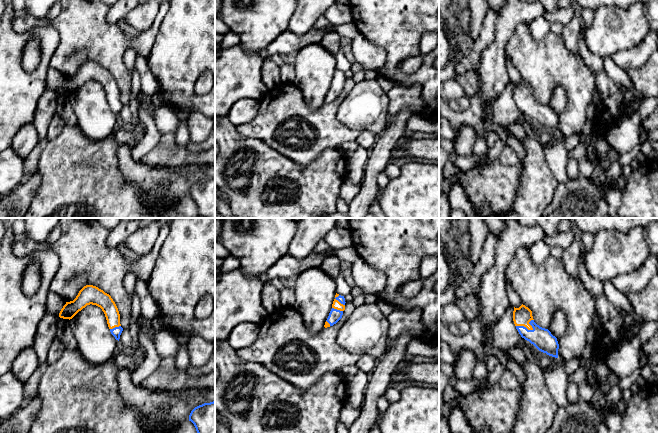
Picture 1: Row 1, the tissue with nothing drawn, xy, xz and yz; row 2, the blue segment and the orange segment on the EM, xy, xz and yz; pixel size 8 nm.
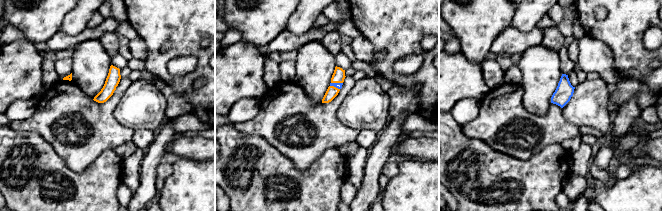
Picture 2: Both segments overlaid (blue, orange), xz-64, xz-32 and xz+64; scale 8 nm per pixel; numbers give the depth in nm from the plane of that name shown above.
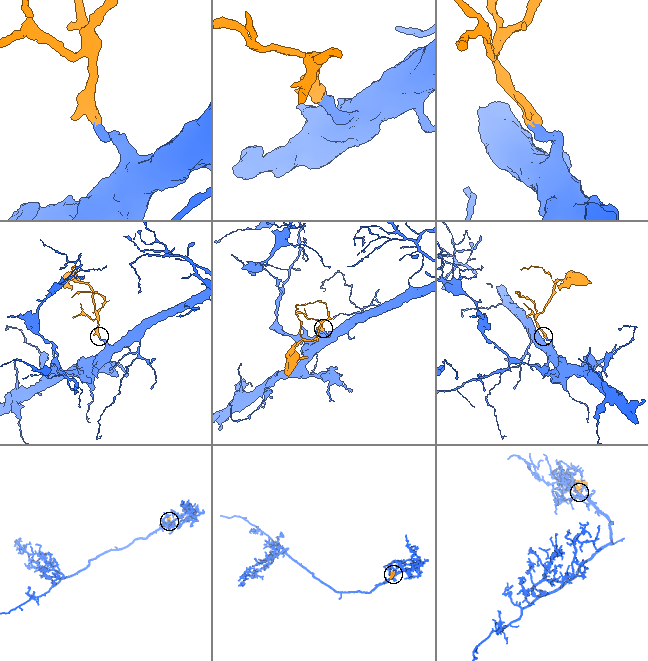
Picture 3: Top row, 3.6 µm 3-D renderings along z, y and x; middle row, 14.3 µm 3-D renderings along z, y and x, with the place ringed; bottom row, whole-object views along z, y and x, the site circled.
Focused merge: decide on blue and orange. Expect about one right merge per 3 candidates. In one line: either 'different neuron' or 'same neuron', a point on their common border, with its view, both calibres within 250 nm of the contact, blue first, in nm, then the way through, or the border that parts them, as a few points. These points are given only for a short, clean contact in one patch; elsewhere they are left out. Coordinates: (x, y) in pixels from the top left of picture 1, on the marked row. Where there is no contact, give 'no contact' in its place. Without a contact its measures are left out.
same neuron | yz (529, 330) | 170/150 nm | across yz (541, 338), (529, 330), (522, 316)

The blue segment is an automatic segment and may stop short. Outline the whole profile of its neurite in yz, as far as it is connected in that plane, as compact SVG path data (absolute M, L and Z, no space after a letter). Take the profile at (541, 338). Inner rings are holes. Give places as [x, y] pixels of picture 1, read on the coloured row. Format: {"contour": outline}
{"contour": "M525 305L514 307L513 321L522 338L533 344L539 351L558 358L557 338L548 329L534 322L532 311Z"}

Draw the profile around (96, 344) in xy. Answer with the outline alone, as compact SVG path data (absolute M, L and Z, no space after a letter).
M87 305L70 319L72 333L76 339L76 349L84 360L93 366L107 363L115 354L119 346L118 340L111 334L102 309L96 305Z

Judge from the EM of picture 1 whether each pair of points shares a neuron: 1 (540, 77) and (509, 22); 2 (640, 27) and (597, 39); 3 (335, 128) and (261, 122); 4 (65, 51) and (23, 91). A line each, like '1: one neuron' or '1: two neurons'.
1: two neurons
2: one neuron
3: one neuron
4: two neurons

